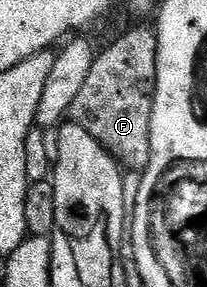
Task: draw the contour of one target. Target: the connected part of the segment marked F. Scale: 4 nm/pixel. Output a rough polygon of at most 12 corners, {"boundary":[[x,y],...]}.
{"boundary":[[154,27],[95,57],[71,103],[128,173],[146,173]]}

